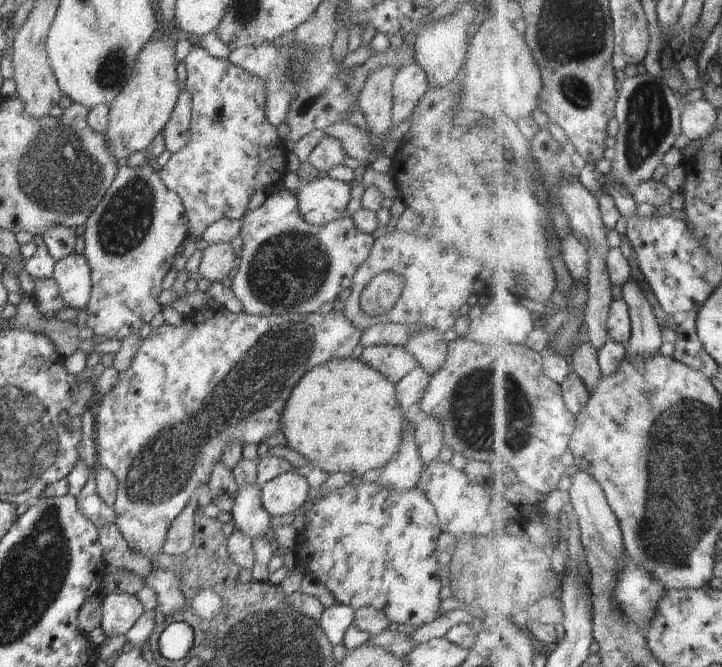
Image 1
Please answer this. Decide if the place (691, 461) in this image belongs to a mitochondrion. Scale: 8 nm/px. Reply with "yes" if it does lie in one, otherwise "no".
yes

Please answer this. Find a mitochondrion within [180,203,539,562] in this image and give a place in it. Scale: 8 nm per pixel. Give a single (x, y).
(490, 405)

